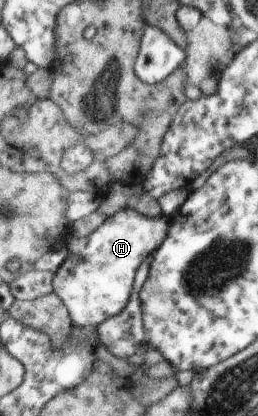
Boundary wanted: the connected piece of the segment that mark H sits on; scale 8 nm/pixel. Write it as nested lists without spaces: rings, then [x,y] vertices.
[[[124,208],[108,217],[87,237],[67,241],[67,257],[54,274],[53,293],[64,301],[75,326],[95,329],[129,303],[139,265],[163,243],[170,228],[169,215],[150,217]]]

